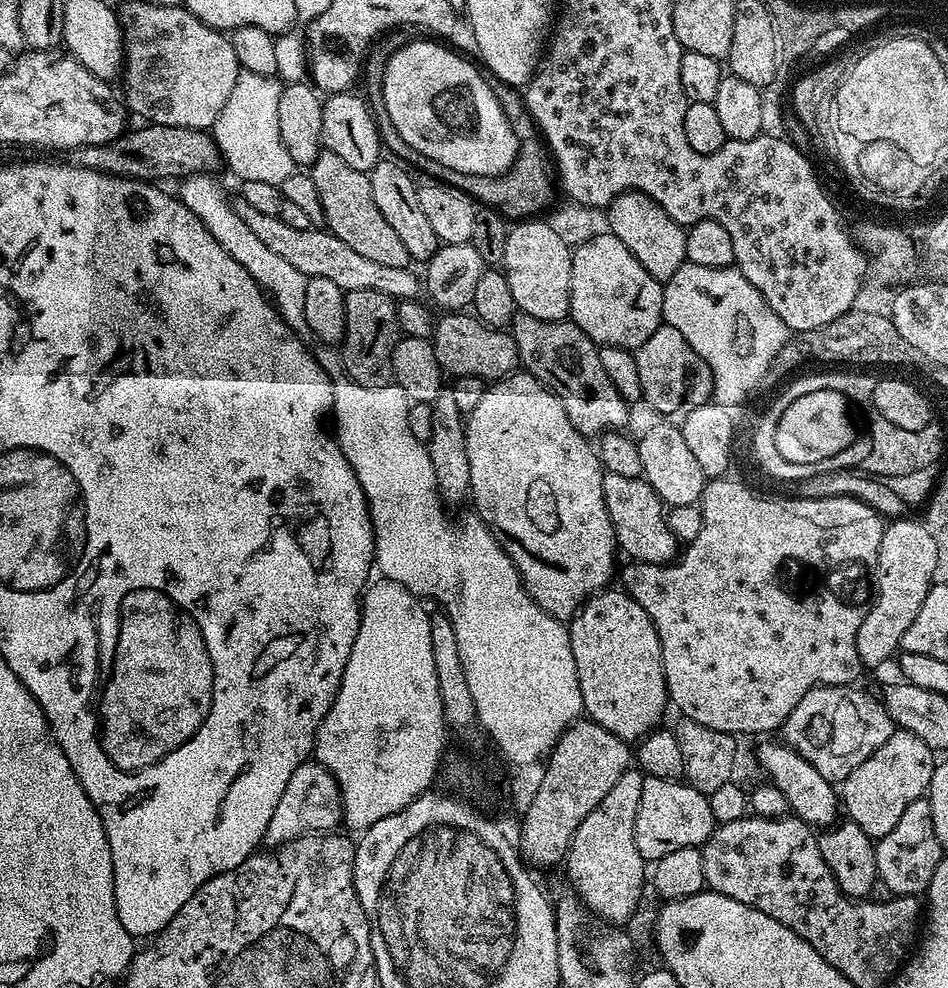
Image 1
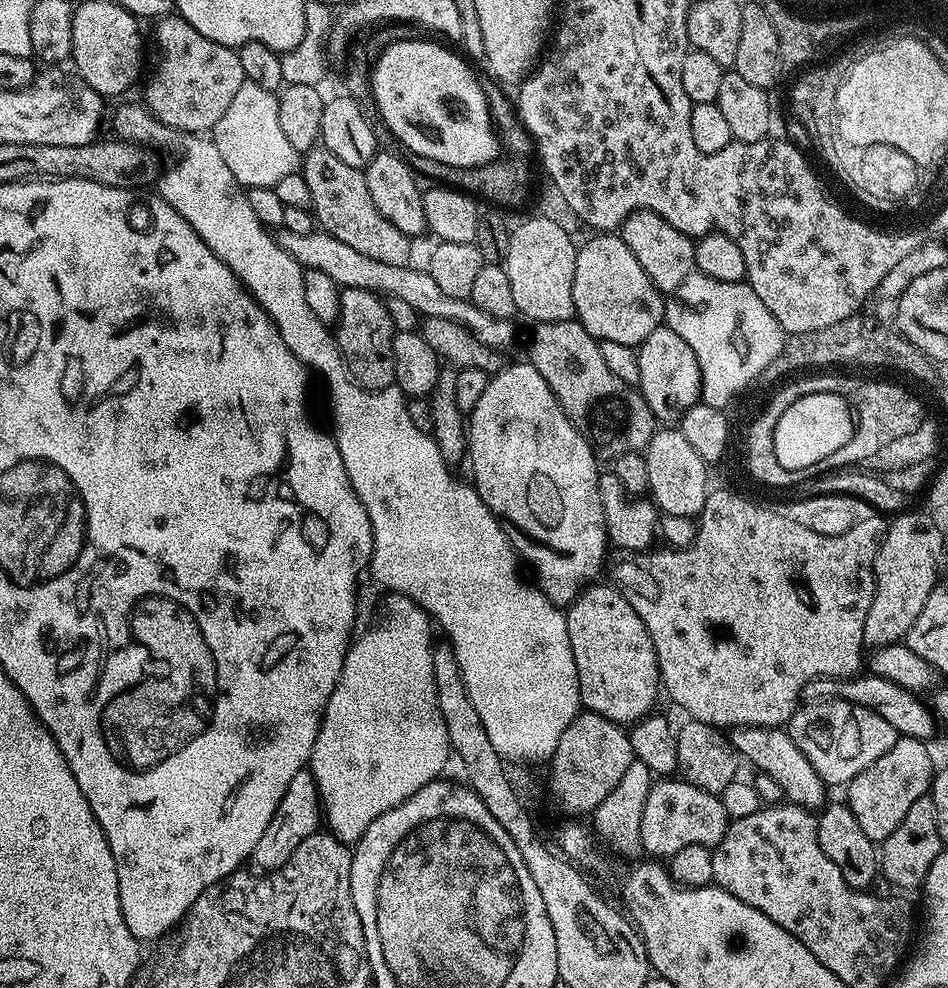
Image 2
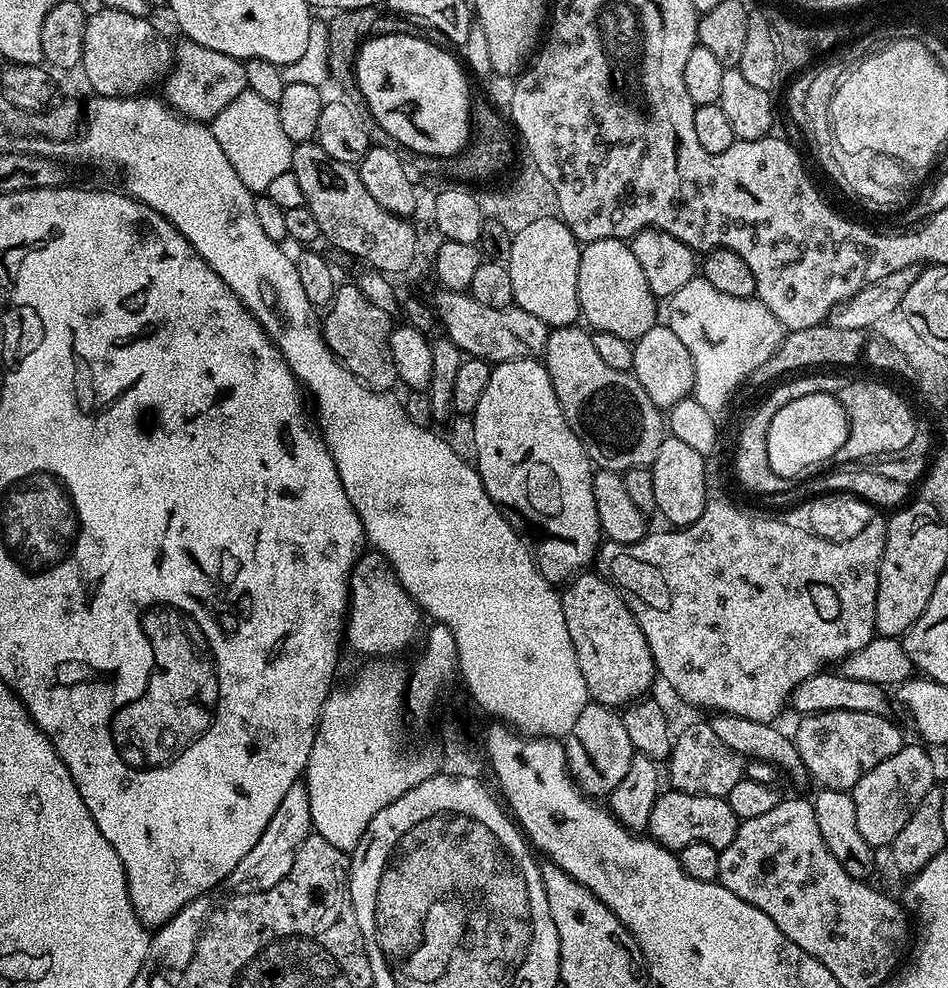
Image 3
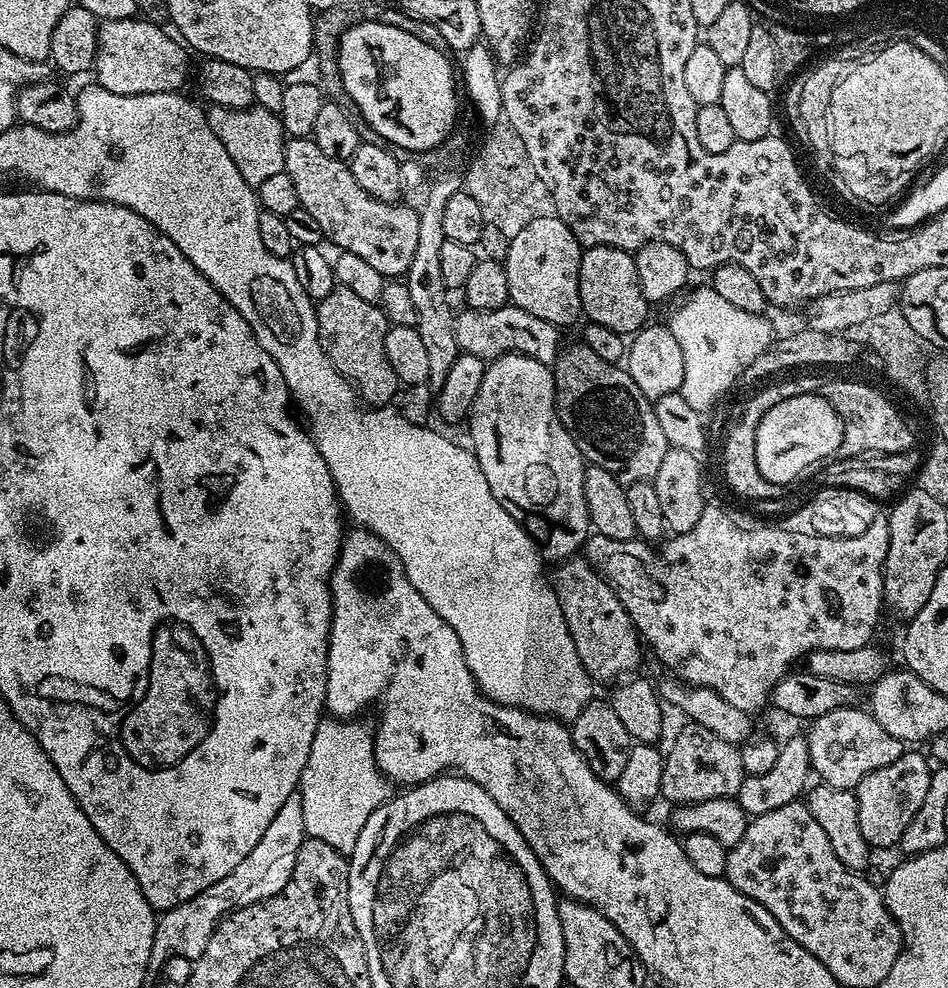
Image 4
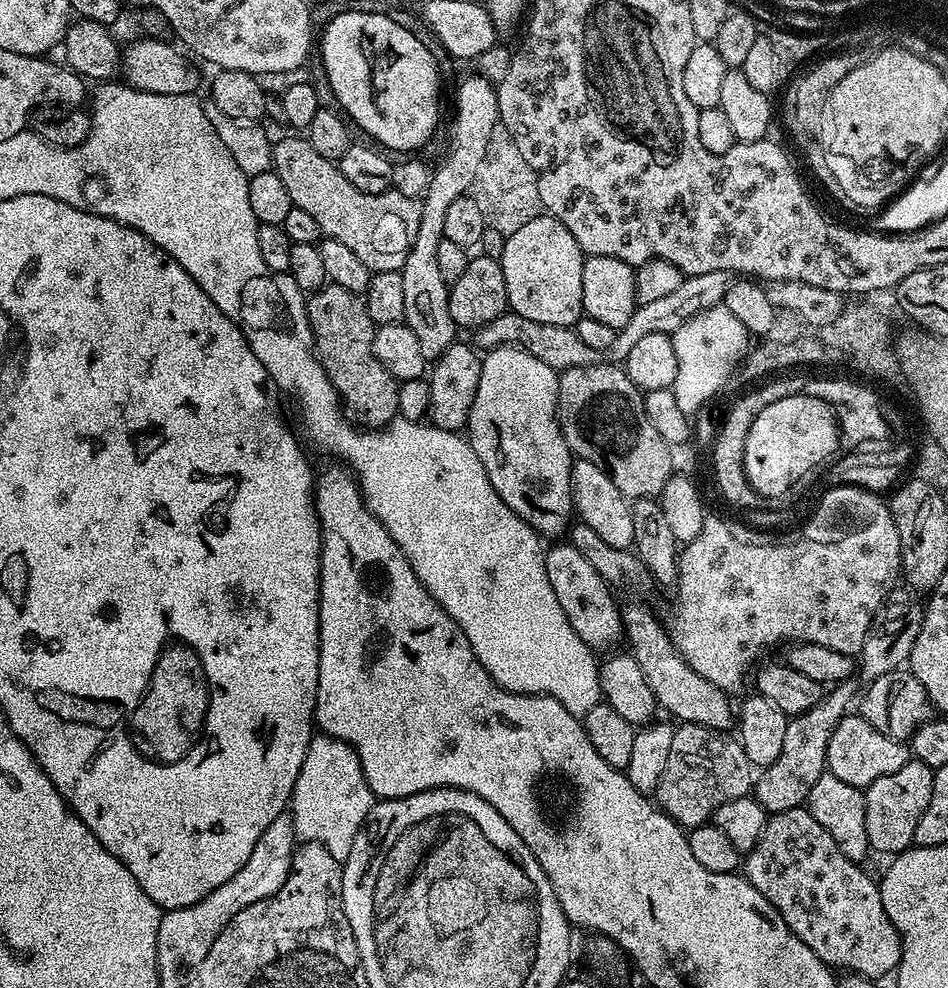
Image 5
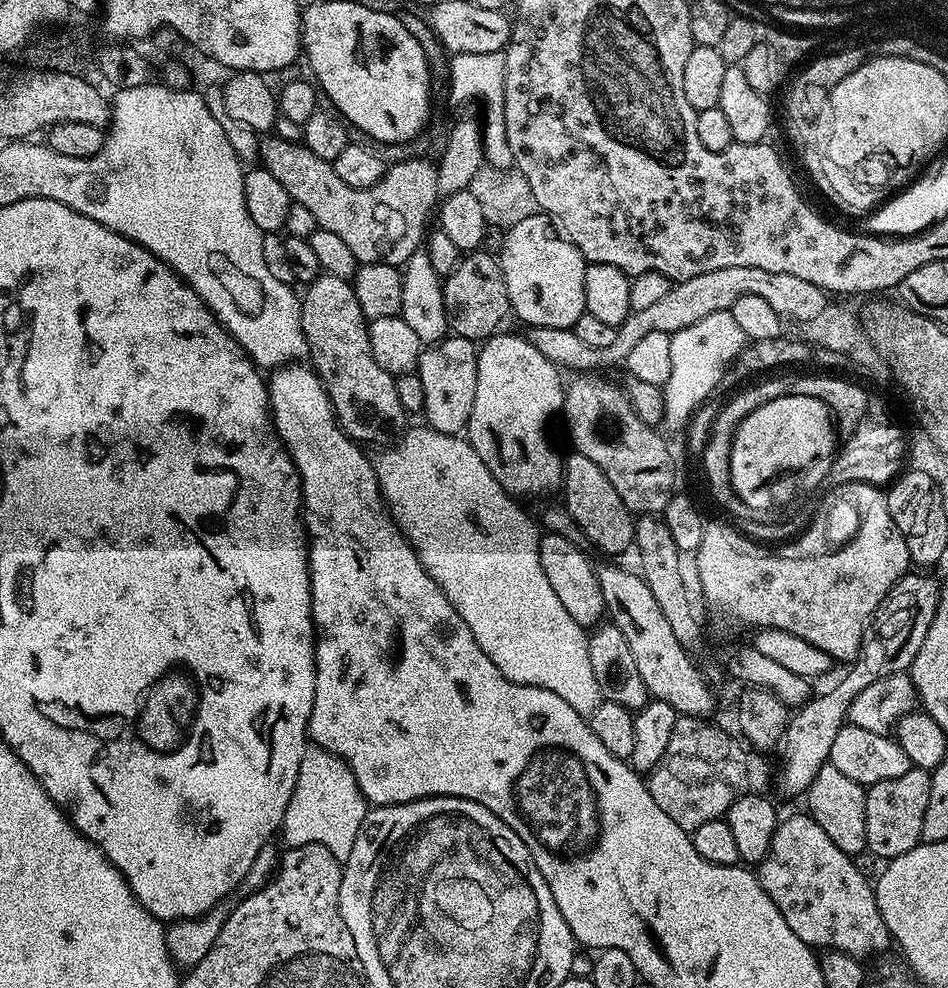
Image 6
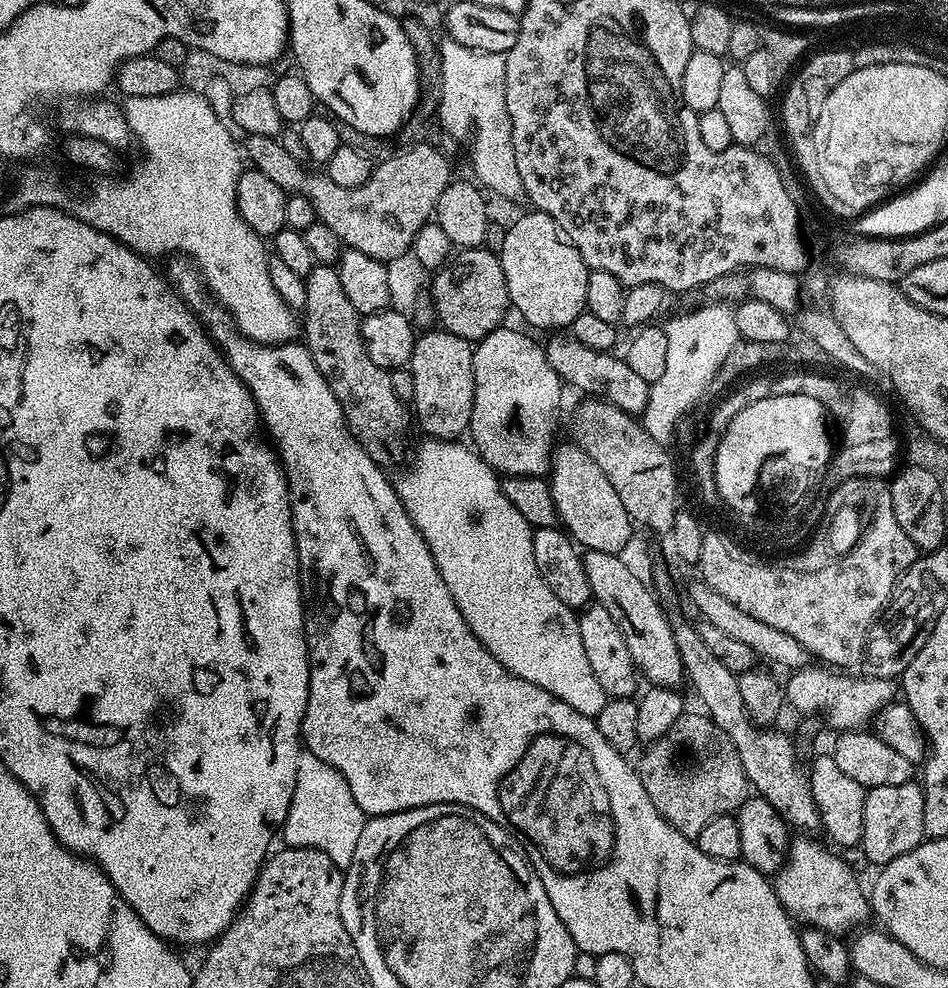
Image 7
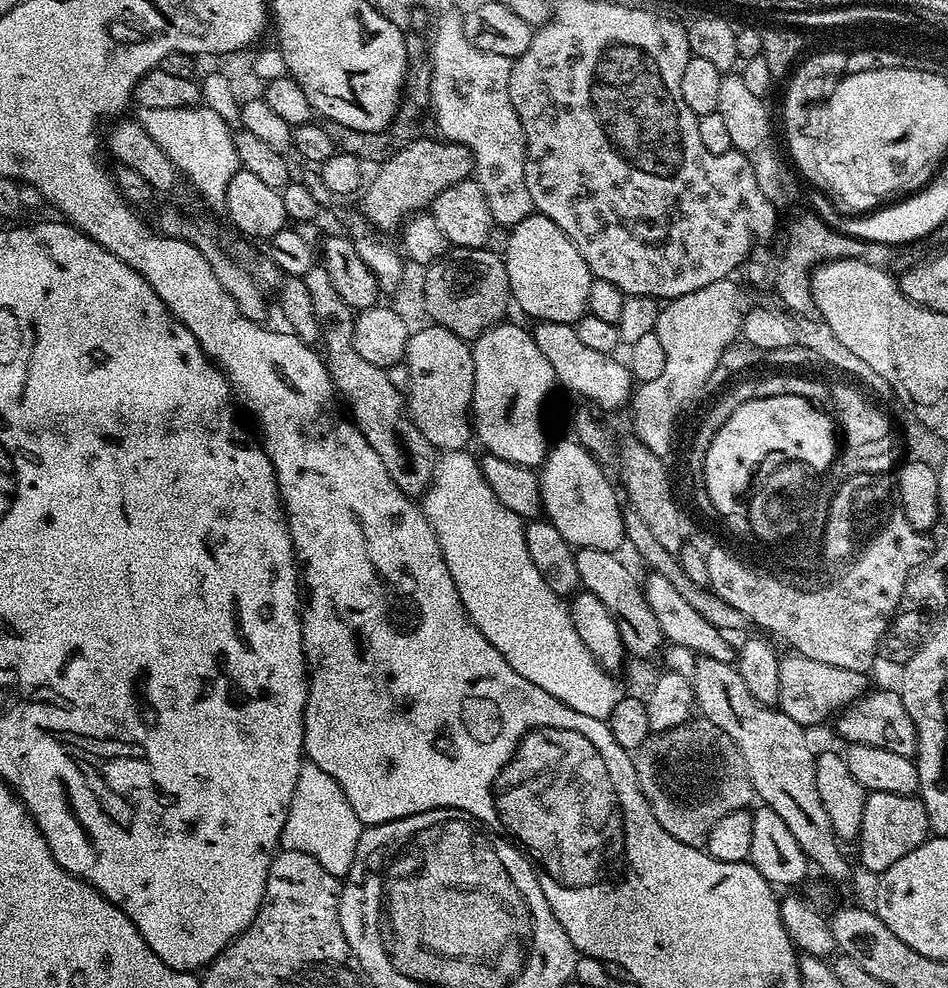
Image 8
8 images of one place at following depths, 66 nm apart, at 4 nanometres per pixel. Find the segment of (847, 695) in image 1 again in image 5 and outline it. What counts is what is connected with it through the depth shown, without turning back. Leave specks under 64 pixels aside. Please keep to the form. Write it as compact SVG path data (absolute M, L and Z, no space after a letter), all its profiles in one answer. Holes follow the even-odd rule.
M845 714L830 734L825 765L834 778L842 778L842 782L850 782L850 786L867 790L878 778L894 774L894 770L906 766L909 758L910 748L905 741L895 740L874 730L874 726L870 726L870 722L866 722L859 714Z

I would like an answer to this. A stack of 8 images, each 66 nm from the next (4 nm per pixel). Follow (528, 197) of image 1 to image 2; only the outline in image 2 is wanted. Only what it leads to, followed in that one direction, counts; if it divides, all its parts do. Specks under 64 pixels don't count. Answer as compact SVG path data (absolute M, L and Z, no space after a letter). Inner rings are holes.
M487 79L480 80L480 89L488 103L488 113L495 127L496 137L500 139L503 155L493 160L492 163L483 164L477 168L451 168L434 162L434 158L422 158L421 156L420 162L408 162L408 164L412 167L413 172L421 177L429 176L432 179L429 181L439 182L444 186L455 186L473 198L479 197L481 201L489 200L492 203L489 205L505 210L504 208L518 207L528 196L528 187L532 184L532 164L534 168L534 145L532 135L527 132L523 122L516 115L513 97L507 96L500 89L503 87L495 79Z

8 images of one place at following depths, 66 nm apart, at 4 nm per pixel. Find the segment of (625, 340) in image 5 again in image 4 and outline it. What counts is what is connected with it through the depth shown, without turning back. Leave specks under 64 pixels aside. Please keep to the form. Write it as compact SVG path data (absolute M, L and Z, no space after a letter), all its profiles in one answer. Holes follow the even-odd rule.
M506 303L498 310L478 310L467 306L461 307L455 313L456 321L454 322L454 338L458 338L458 346L463 354L474 354L474 358L491 362L497 360L500 356L509 356L511 352L517 352L520 356L529 356L538 362L549 366L555 365L557 356L562 351L562 343L560 344L561 329L557 325L537 318L534 314L522 310L514 303Z

